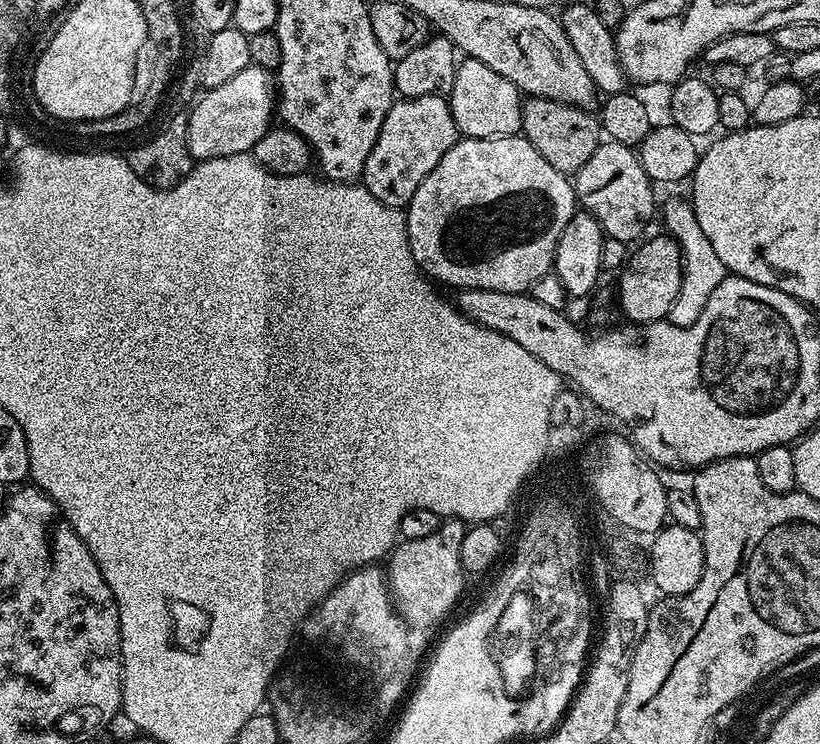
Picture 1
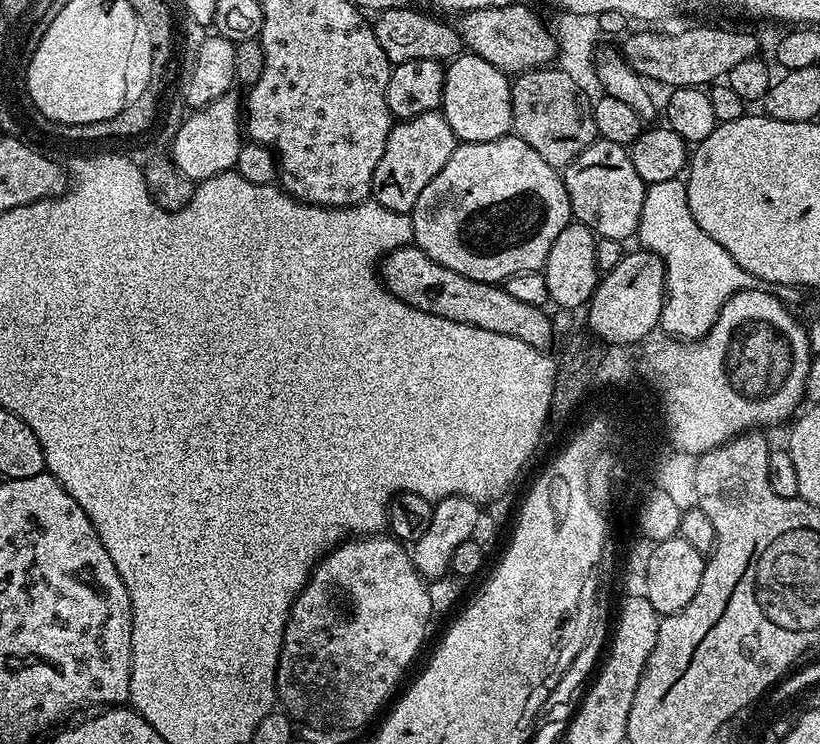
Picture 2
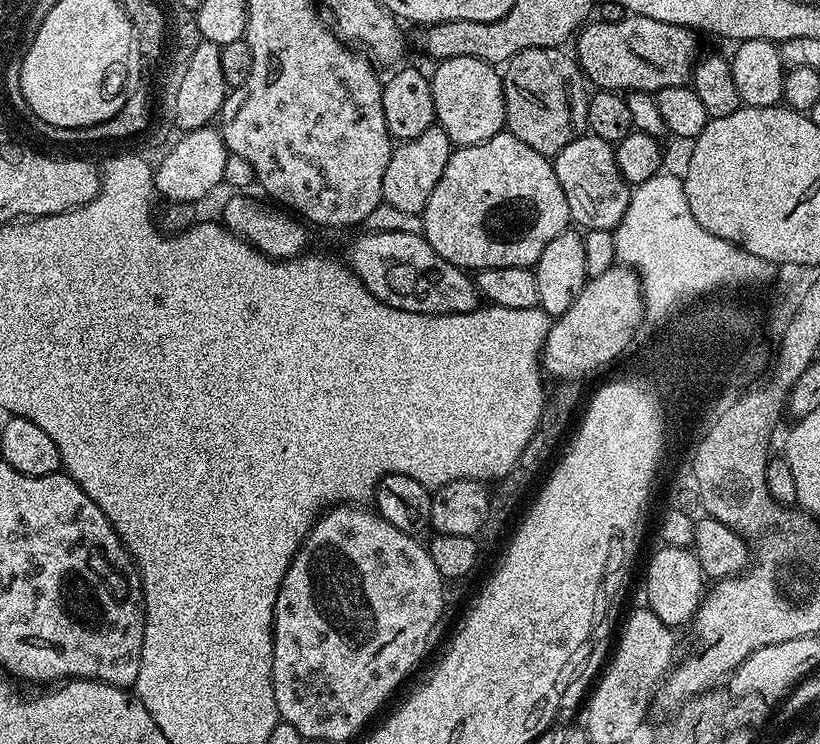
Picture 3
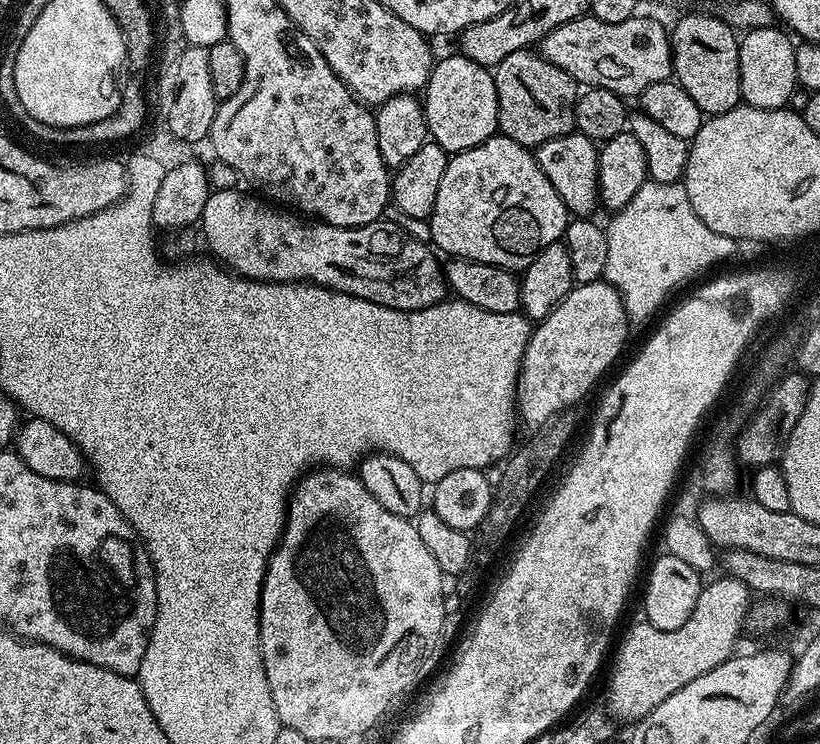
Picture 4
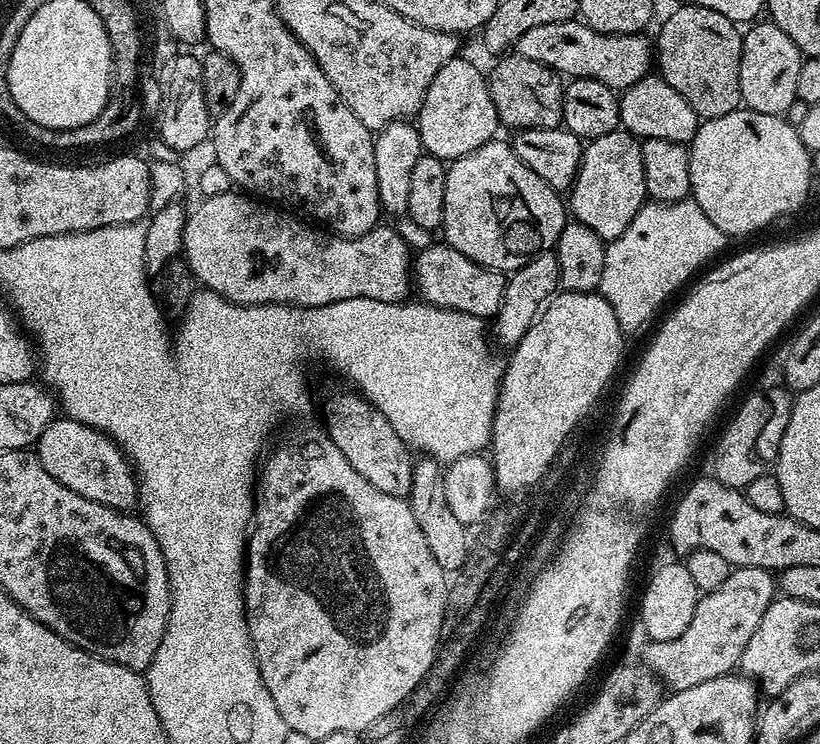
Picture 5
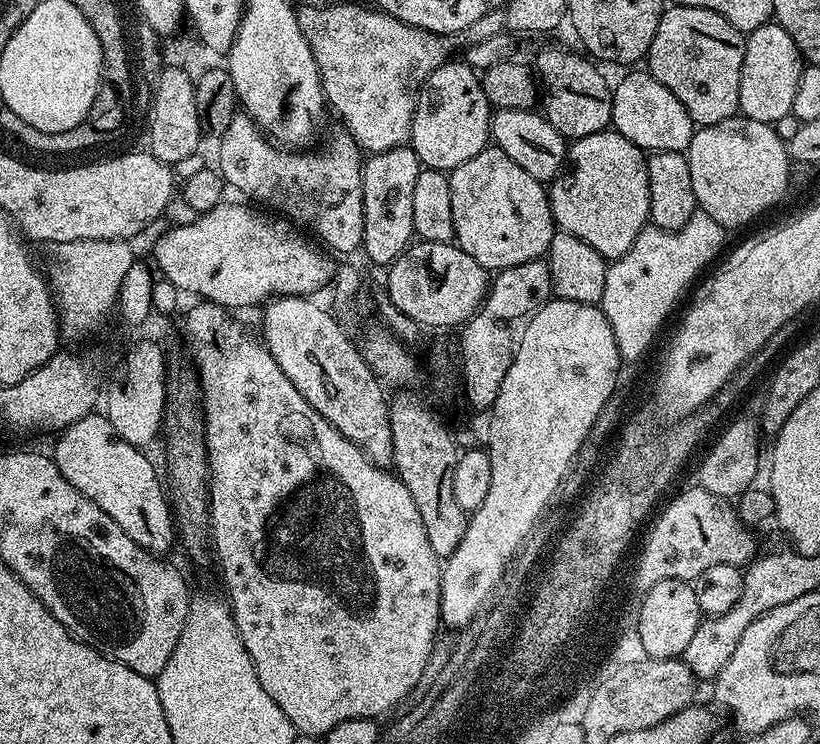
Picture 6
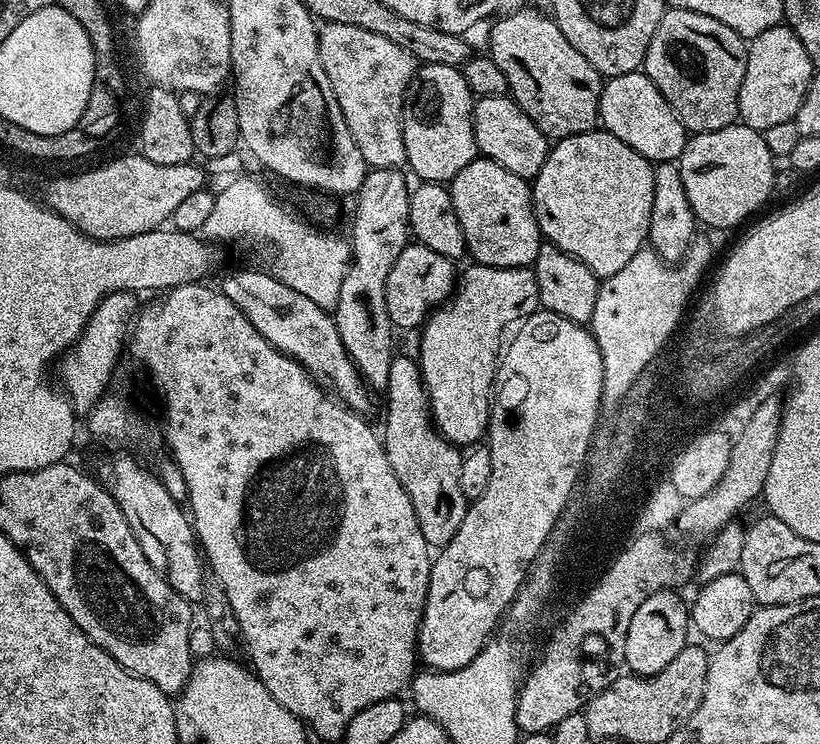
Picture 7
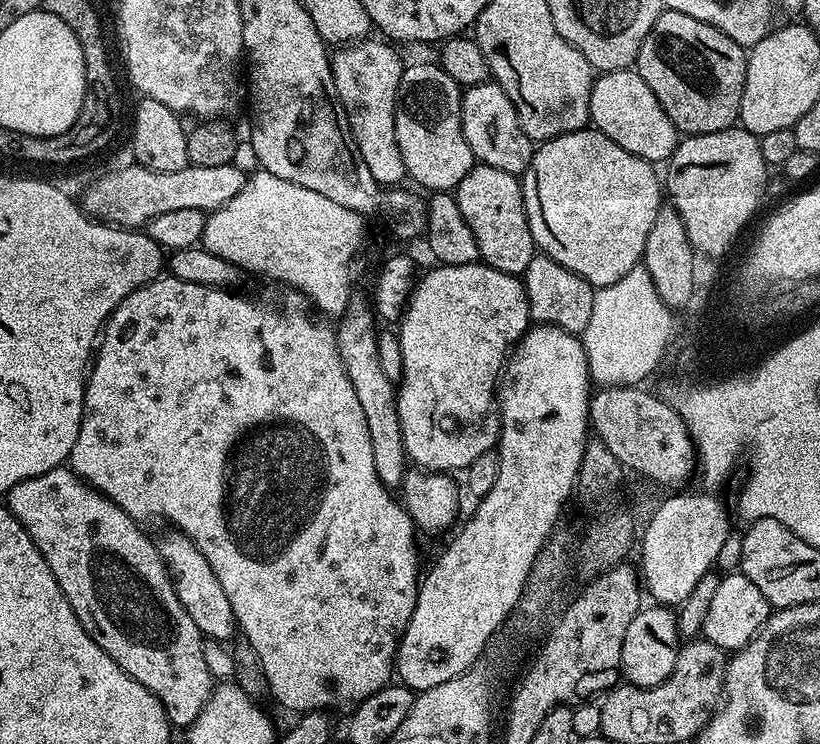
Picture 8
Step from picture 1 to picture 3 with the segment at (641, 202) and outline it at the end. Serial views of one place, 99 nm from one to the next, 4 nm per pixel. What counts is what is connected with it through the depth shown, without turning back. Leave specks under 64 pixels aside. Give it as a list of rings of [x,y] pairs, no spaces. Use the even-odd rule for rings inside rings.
[[[585,134],[570,142],[570,146],[562,146],[560,153],[552,160],[552,169],[558,178],[558,186],[562,186],[562,194],[566,194],[572,220],[580,223],[581,229],[612,232],[618,227],[622,214],[626,214],[632,188],[618,170],[613,145],[597,136]]]

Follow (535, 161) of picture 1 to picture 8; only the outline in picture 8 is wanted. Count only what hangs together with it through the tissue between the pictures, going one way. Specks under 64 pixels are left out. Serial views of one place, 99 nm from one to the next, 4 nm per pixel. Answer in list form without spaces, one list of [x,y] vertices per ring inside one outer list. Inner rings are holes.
[[[477,163],[462,178],[454,190],[458,210],[466,218],[466,226],[474,230],[474,242],[478,242],[480,260],[491,268],[502,270],[511,276],[520,276],[538,255],[534,238],[530,234],[530,222],[526,218],[524,186],[520,176],[494,166]]]

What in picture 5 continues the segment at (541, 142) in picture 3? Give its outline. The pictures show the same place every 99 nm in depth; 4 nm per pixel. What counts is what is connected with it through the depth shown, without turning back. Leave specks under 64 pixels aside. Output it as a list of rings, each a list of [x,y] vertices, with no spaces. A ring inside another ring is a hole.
[[[515,54],[505,55],[487,73],[486,79],[490,98],[494,102],[496,119],[511,130],[521,128],[559,128],[564,115],[562,102],[564,101],[565,81],[560,73],[547,68],[544,64],[530,62],[530,58],[522,58]]]

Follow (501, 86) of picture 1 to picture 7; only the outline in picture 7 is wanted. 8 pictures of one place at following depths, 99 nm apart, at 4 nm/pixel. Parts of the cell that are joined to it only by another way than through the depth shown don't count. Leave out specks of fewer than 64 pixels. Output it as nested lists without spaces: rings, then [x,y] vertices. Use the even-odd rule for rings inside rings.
[[[420,64],[417,67],[404,101],[404,121],[402,122],[402,138],[408,159],[407,167],[412,168],[411,175],[413,177],[416,175],[417,181],[451,182],[458,174],[458,170],[462,170],[462,166],[470,166],[470,162],[477,159],[474,122],[472,121],[473,103],[472,91],[460,68],[437,64]]]

